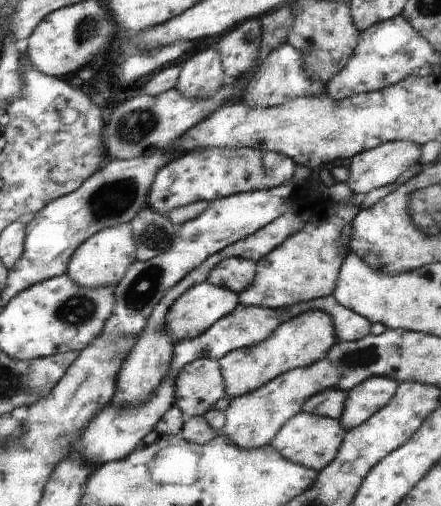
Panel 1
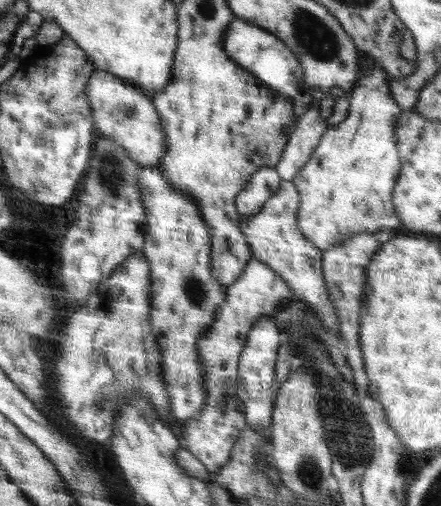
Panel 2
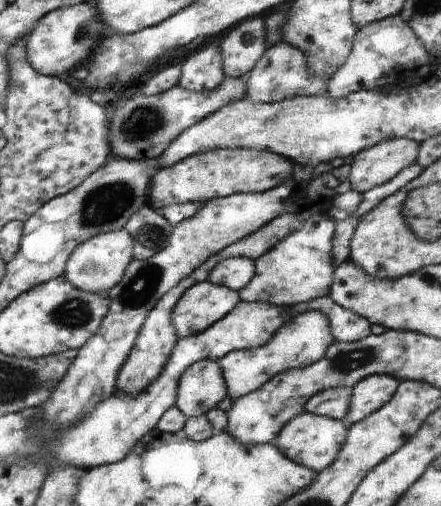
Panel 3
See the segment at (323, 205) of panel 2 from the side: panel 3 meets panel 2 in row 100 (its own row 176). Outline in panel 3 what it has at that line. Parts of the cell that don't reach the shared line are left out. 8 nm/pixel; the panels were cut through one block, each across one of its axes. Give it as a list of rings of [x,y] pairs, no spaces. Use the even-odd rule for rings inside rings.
[[[404,137],[380,141],[353,156],[349,183],[360,194],[387,183],[417,160],[419,143]]]

